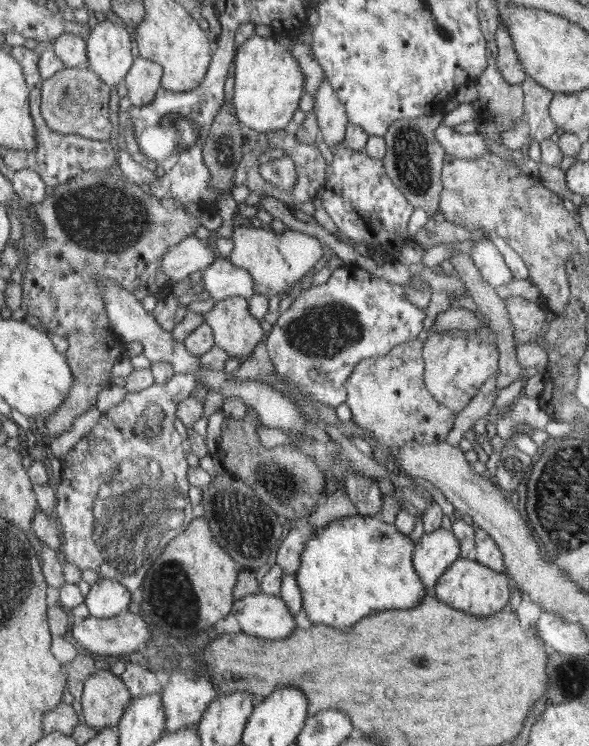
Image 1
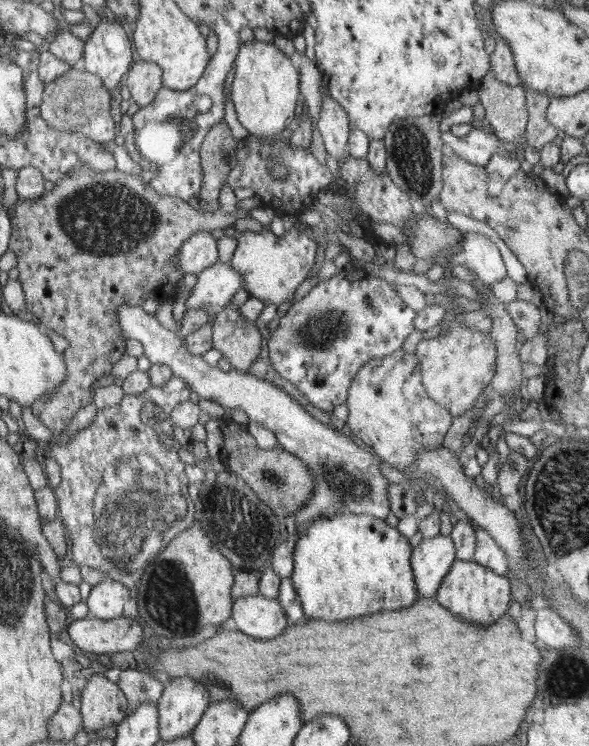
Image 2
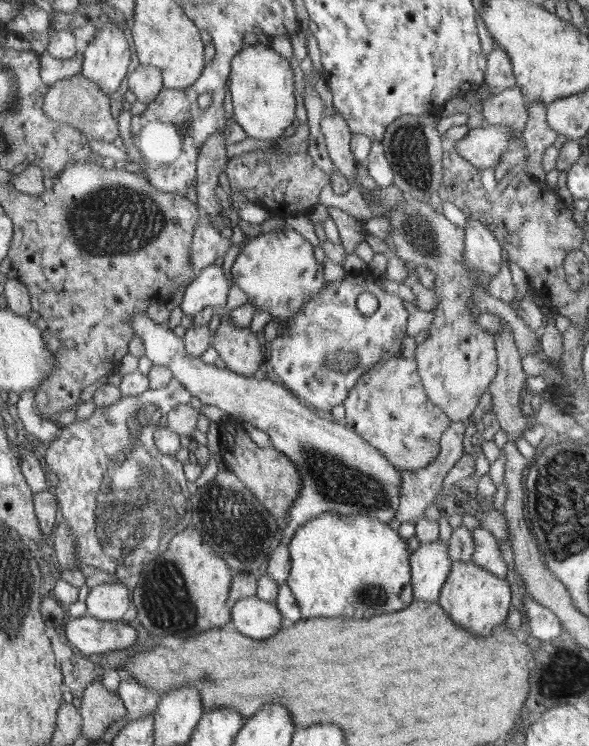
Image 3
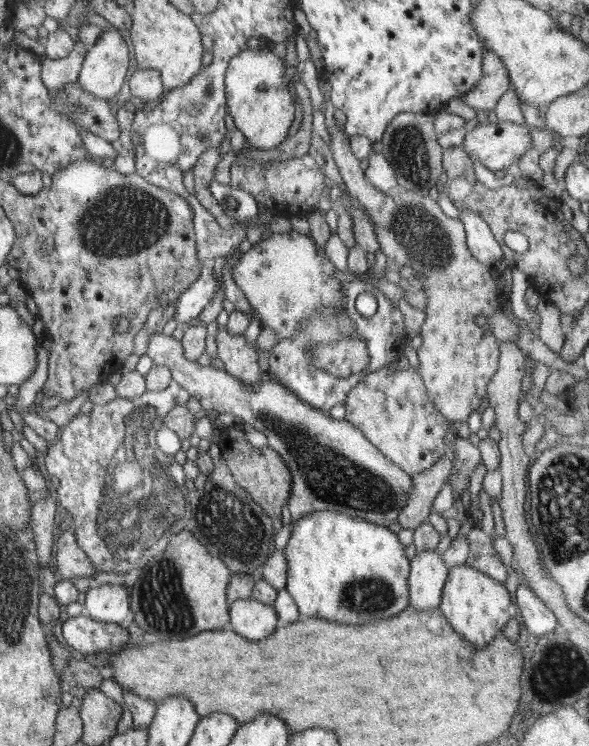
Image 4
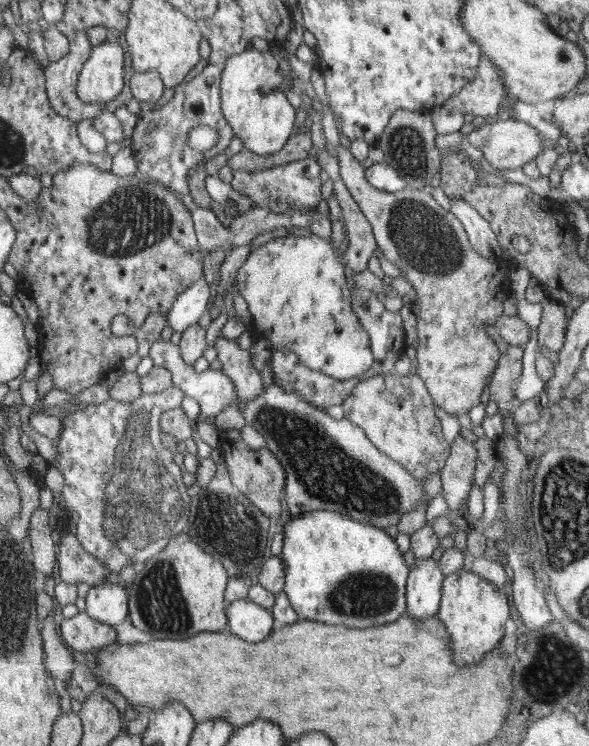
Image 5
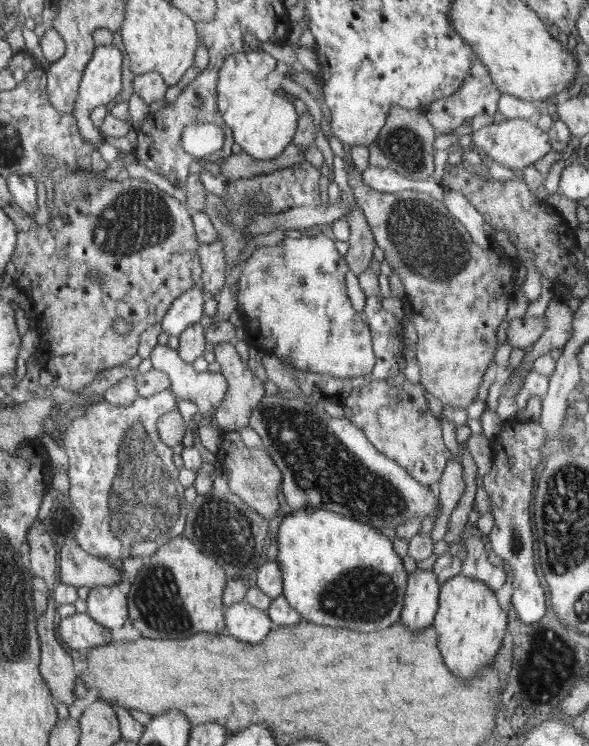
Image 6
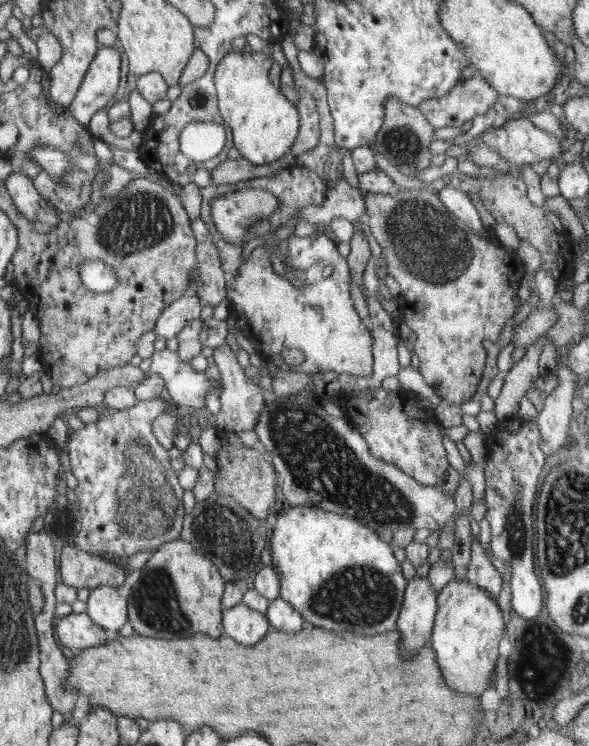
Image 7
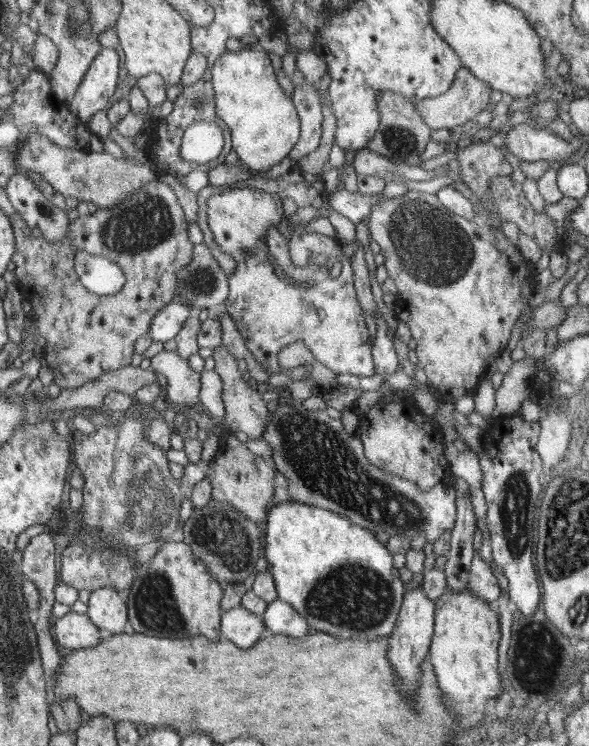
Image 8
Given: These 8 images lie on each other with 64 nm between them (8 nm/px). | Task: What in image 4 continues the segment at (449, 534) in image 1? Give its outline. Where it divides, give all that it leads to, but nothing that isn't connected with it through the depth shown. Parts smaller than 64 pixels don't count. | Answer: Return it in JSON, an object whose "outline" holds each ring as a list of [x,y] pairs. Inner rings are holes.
{"outline":[[[434,549],[416,553],[410,562],[413,567],[409,581],[410,607],[420,610],[438,608],[449,577],[445,560]]]}

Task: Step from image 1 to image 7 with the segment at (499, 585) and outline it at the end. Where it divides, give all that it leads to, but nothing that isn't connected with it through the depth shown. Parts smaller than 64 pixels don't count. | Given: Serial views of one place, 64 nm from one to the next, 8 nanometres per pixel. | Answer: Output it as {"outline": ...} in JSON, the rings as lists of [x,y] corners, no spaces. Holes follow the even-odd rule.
{"outline":[[[450,580],[444,590],[437,593],[437,618],[433,624],[431,646],[450,688],[454,688],[456,692],[476,694],[479,698],[484,690],[488,690],[498,660],[498,642],[504,638],[504,626],[504,614],[496,606],[496,600],[470,581]]]}

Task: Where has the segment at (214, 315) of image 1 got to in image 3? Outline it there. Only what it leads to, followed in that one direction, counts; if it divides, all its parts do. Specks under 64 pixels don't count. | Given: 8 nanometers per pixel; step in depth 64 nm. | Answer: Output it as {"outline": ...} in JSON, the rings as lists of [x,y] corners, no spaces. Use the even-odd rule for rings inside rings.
{"outline":[[[230,315],[224,316],[213,333],[212,343],[219,357],[226,363],[226,368],[239,375],[255,376],[262,350],[258,336],[254,336],[251,329],[238,328],[234,326]]]}

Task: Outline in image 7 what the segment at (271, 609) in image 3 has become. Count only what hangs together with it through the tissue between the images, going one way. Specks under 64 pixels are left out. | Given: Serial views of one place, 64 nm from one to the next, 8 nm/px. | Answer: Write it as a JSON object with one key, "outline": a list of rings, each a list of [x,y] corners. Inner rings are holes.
{"outline":[[[244,603],[226,609],[224,634],[232,637],[242,646],[254,646],[261,642],[265,634],[271,629],[266,615],[251,609]]]}

